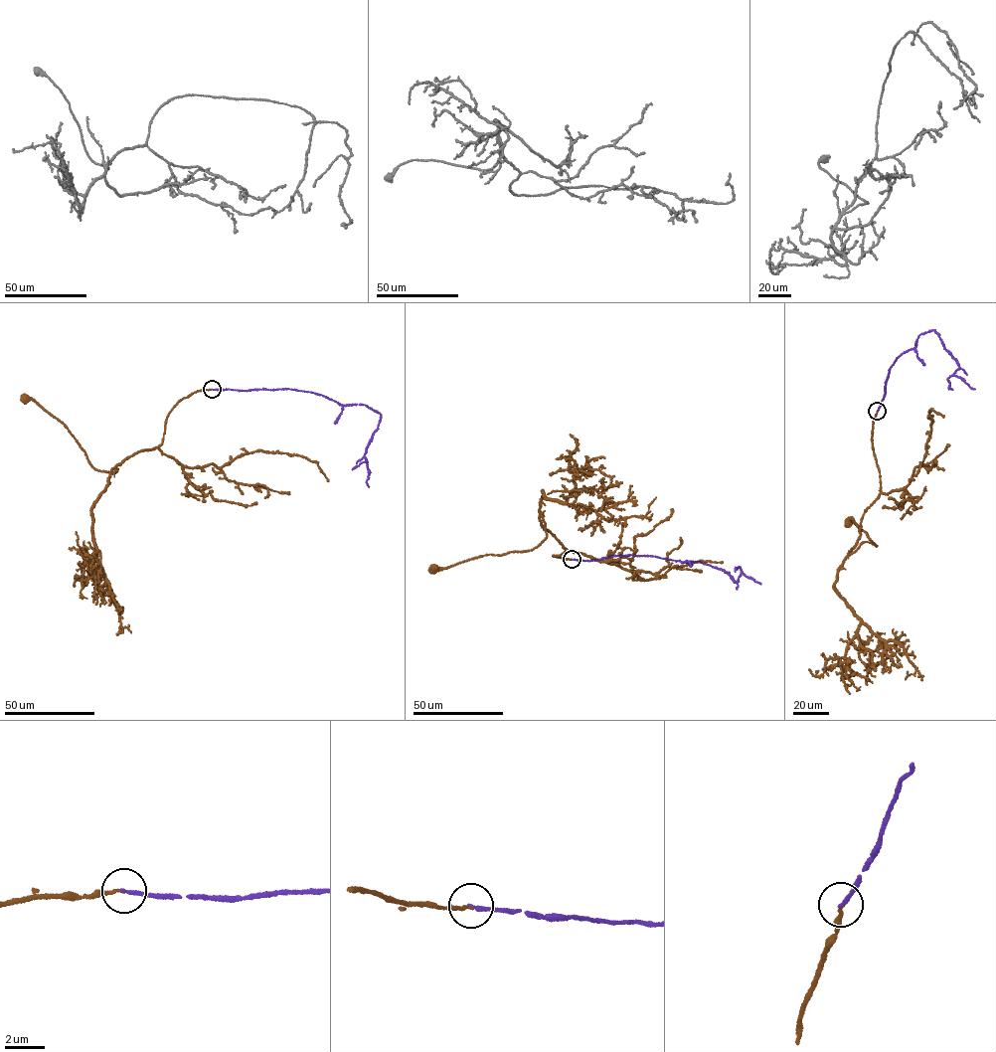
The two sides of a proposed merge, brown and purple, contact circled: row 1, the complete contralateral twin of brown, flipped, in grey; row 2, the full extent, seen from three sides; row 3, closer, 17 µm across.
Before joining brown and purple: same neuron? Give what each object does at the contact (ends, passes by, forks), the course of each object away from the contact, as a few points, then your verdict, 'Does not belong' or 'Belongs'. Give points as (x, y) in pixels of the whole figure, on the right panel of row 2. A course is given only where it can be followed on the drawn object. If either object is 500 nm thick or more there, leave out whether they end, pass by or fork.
At the ring brown ends. At the ring purple ends. Course of brown: (877, 411), (872, 436), (880, 492), (863, 514), (848, 555), (864, 542), (877, 546), (852, 519), (849, 522). Course of purple: (877, 411), (890, 368), (930, 330), (956, 361), (953, 375), (975, 389). Belongs

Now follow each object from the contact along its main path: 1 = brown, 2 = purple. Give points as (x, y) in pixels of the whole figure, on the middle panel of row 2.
1: (572, 559), (553, 556), (566, 549), (543, 527), (541, 513), (547, 537), (531, 550), (475, 557), (434, 569)
2: (572, 559), (650, 556), (698, 562), (729, 573), (735, 582), (742, 573), (761, 584)

